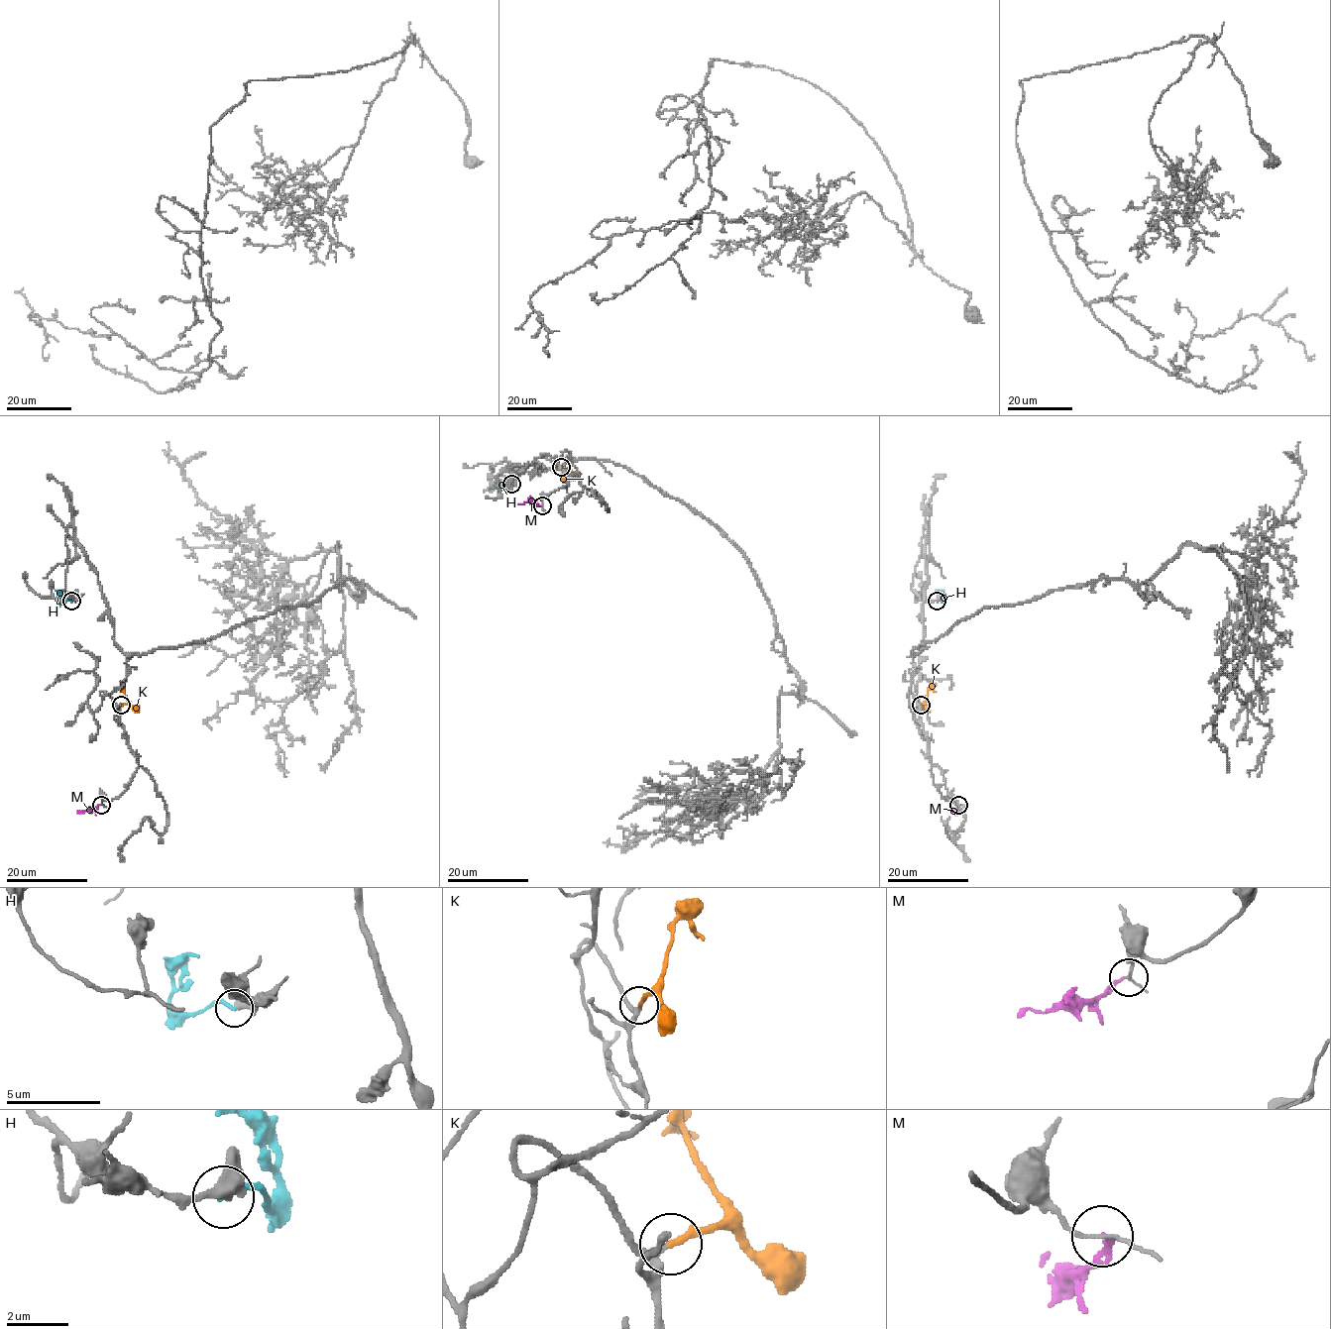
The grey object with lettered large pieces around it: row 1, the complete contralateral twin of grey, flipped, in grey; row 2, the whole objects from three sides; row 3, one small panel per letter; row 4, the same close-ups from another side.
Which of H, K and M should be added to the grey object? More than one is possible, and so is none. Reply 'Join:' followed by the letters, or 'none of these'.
Join: K

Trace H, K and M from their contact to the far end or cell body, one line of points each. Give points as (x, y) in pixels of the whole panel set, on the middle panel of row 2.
H: (511, 484), (499, 491), (504, 483)
K: (561, 467), (568, 470), (562, 479), (565, 482)
M: (542, 505), (533, 501), (518, 503)

